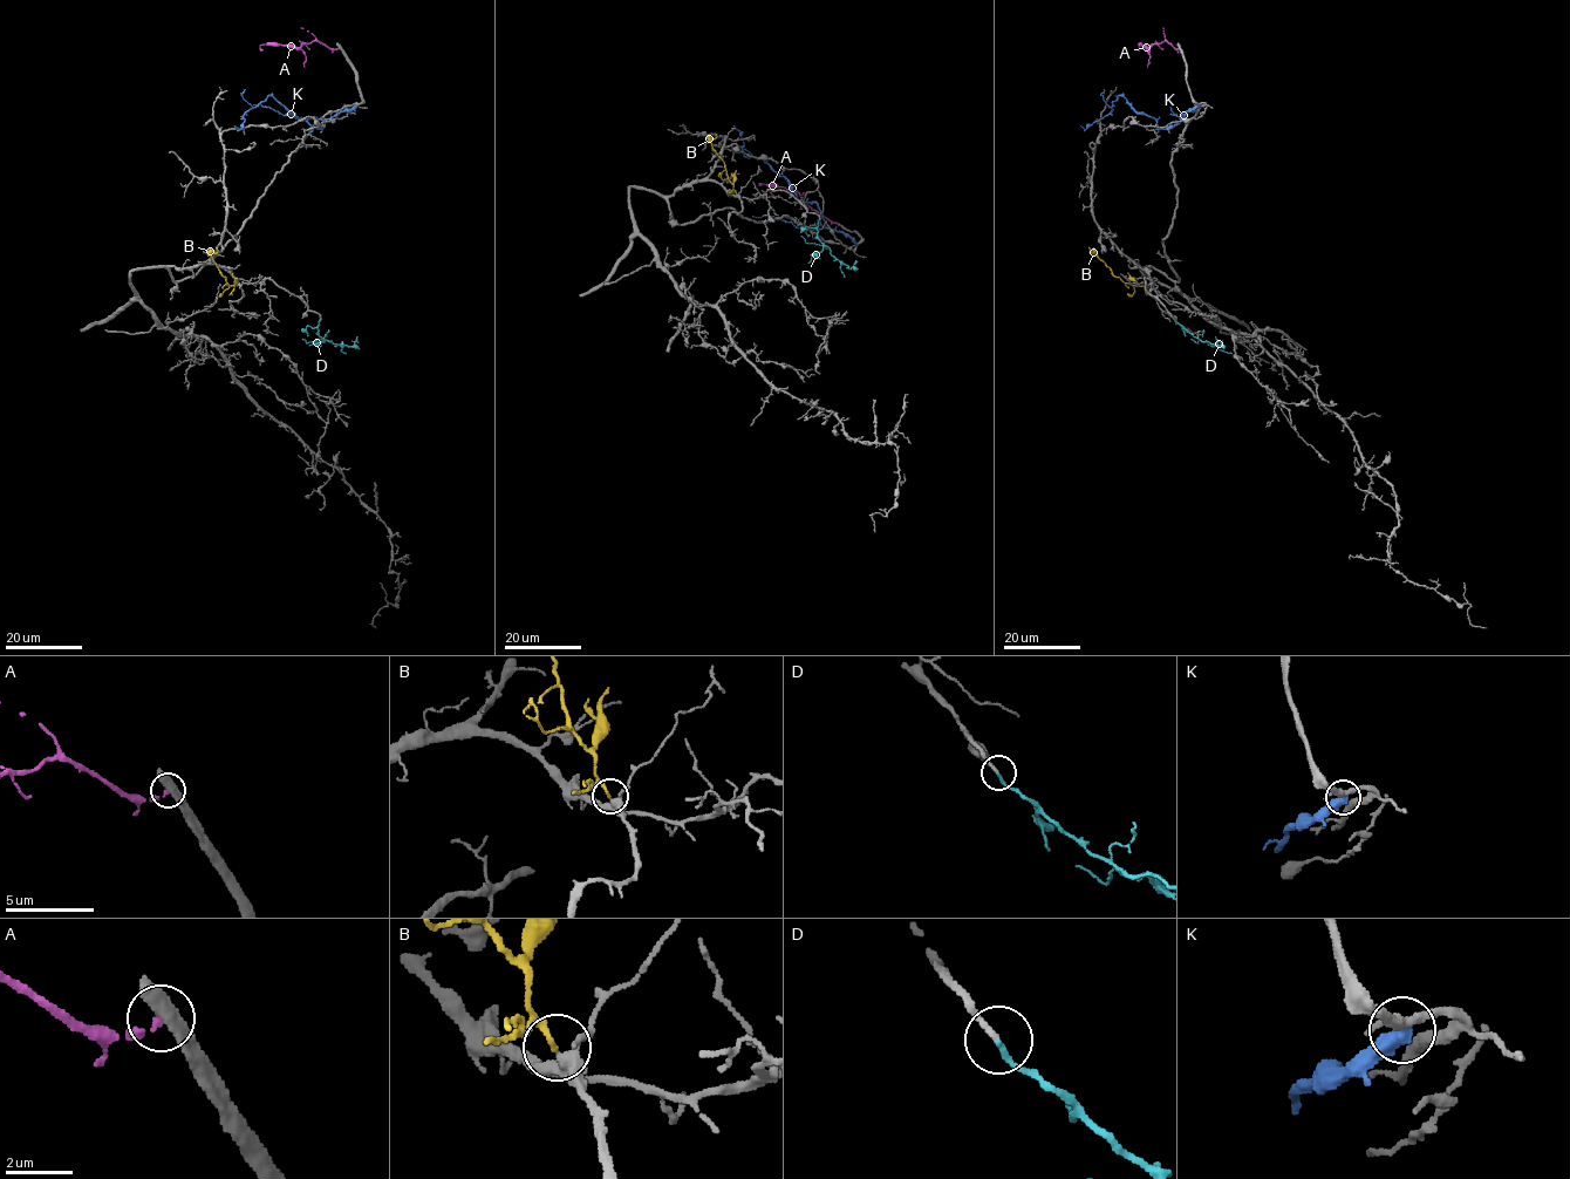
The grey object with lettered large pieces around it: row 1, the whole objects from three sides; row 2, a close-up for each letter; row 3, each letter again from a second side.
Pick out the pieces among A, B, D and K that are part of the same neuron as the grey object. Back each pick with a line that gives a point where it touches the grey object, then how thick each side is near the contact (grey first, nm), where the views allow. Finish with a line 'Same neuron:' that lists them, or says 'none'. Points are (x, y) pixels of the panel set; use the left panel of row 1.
B: contact (238, 285); calibres 320 and 160 nm
D: contact (320, 319); calibres 170 and 170 nm
Same neuron: B, D

